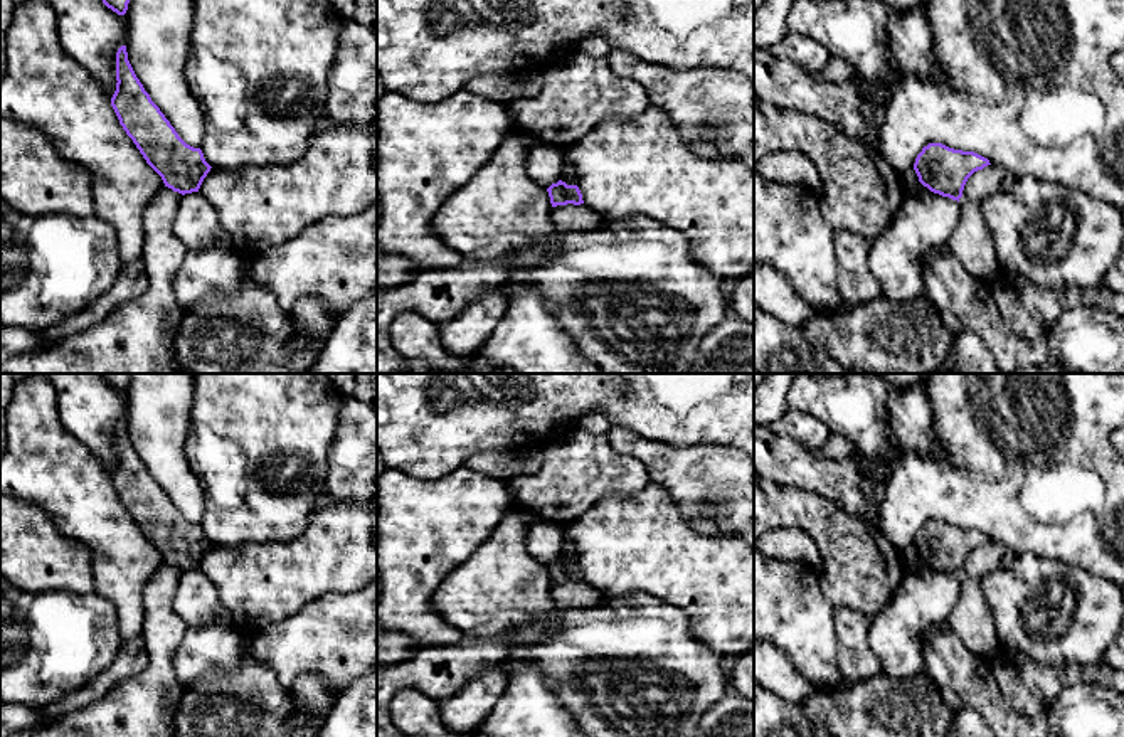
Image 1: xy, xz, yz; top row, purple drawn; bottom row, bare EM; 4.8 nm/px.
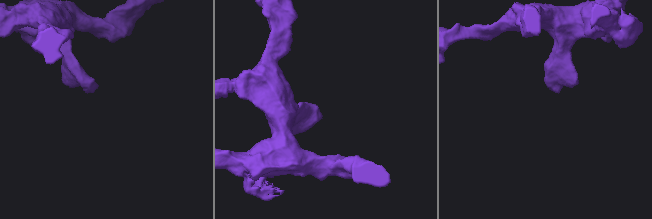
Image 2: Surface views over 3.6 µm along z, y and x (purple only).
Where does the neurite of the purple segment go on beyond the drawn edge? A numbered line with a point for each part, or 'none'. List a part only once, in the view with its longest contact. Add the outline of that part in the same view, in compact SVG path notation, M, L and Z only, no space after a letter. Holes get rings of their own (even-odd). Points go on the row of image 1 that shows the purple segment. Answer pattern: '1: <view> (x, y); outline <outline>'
none

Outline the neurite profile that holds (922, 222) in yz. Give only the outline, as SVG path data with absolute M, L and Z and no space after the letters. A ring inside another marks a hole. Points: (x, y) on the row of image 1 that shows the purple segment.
M934 192L904 197L900 210L868 254L882 298L910 301L924 294L922 254L947 246L959 224L959 210L957 200Z

